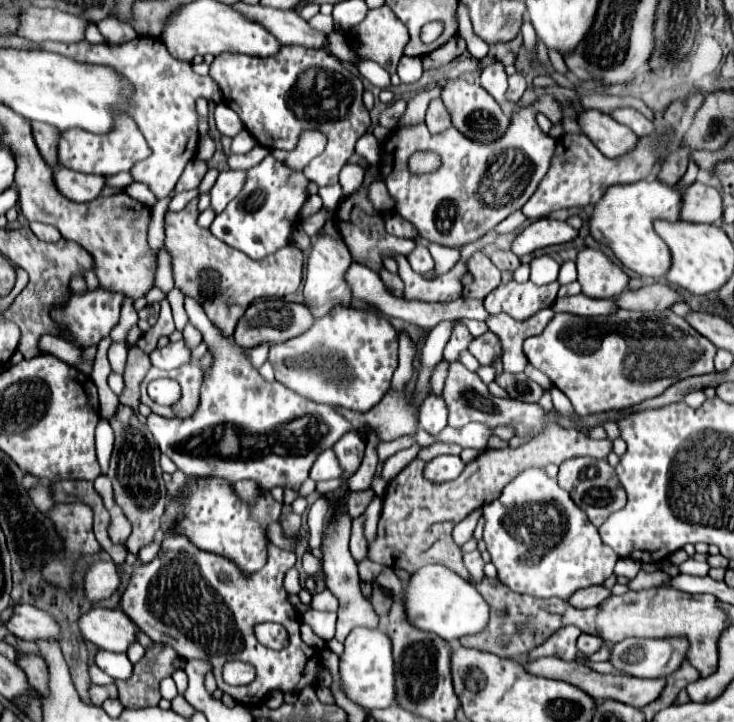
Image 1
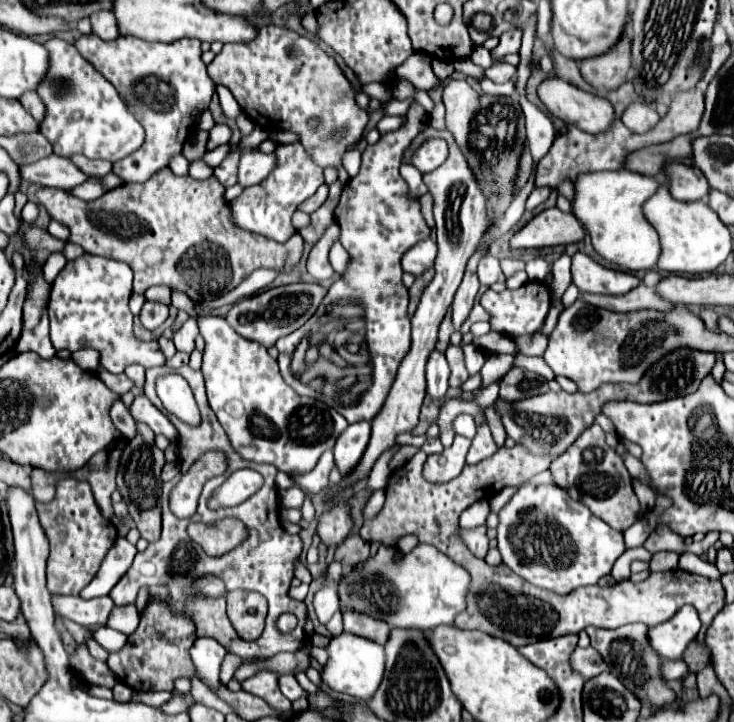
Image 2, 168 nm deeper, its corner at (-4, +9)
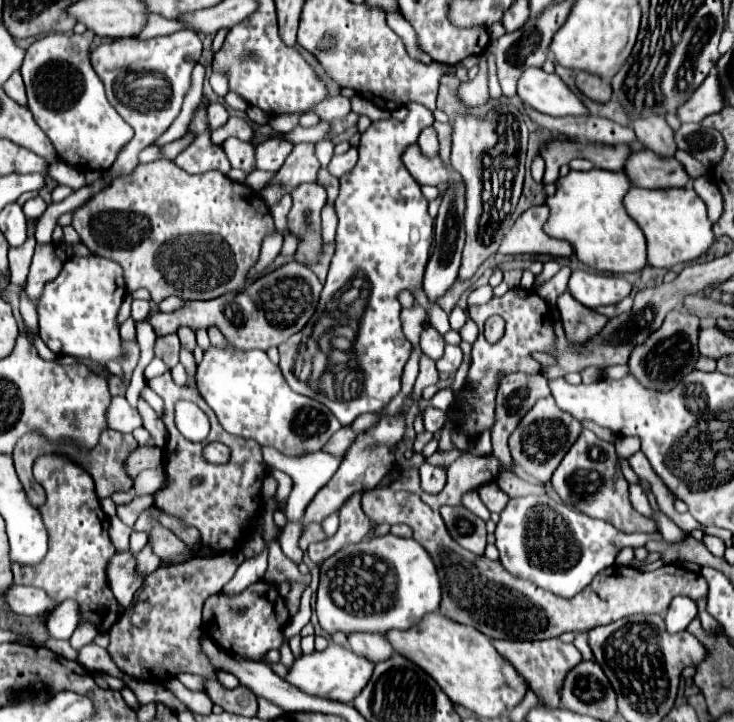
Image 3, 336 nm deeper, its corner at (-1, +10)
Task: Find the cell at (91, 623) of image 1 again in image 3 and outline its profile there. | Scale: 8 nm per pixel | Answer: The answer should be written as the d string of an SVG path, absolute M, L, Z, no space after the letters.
M11 584L5 592L5 602L9 608L21 616L37 616L53 606L53 600L39 588Z

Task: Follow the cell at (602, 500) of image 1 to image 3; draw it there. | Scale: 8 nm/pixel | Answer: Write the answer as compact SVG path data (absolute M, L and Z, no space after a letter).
M583 430L579 434L577 442L571 446L571 450L565 454L559 468L555 470L551 478L551 486L567 506L577 508L579 512L591 518L601 518L613 524L615 528L619 528L621 532L655 532L657 530L651 518L645 518L631 506L629 492L627 492L629 484L621 474L615 446L611 442L597 438L591 430Z

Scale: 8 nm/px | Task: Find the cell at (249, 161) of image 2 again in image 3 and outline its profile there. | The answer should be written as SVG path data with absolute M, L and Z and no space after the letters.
M275 136L275 138L269 138L261 144L255 144L257 168L277 172L291 150L293 150L293 144L281 136Z

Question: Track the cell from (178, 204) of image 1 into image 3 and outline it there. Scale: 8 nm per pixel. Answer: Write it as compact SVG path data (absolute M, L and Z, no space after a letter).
M203 98L203 104L195 110L193 120L187 128L187 132L193 134L193 142L175 158L175 164L189 172L189 174L203 174L209 170L219 170L227 174L231 170L231 164L219 144L211 142L211 130L207 122L207 98Z

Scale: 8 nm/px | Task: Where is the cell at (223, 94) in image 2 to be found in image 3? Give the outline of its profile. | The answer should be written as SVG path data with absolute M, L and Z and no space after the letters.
M213 72L209 80L211 80L213 90L215 90L219 96L225 96L225 94L229 92L229 78L227 78L225 72Z

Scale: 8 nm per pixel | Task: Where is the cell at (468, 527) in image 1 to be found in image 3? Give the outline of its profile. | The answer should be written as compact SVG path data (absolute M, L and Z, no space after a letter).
M471 490L471 492L467 492L465 496L463 496L463 504L465 504L465 508L469 508L473 514L477 514L479 518L483 518L483 520L489 520L489 510L485 508L485 504L481 502L481 498L479 498L479 494L477 494L477 490Z

